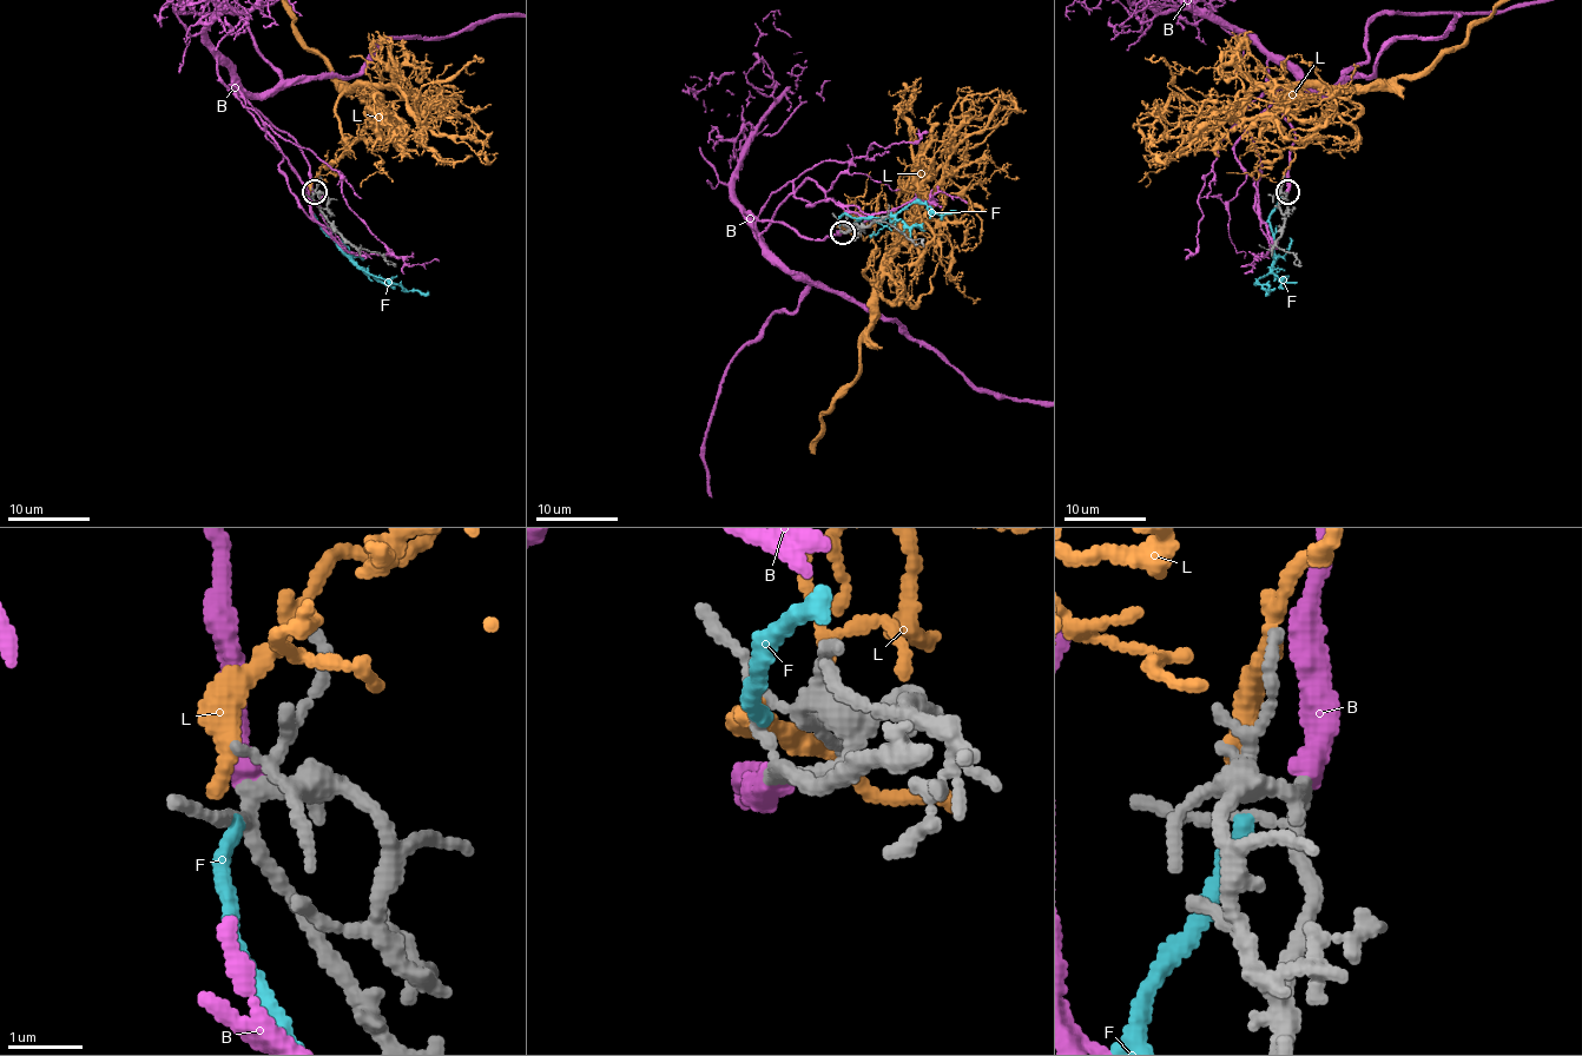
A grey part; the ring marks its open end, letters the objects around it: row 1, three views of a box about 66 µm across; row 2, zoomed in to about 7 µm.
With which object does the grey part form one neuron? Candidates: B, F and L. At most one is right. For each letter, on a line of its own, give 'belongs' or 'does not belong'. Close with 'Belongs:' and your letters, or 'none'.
B: belongs
F: does not belong
L: does not belong
Belongs: B

